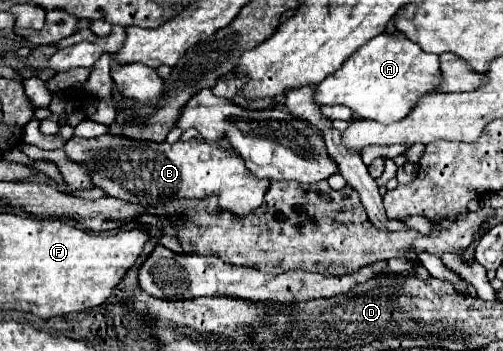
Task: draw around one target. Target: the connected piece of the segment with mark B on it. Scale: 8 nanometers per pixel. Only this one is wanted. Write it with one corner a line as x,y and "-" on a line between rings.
100,135
96,139
74,137
64,145
64,151
72,161
84,163
90,169
96,187
102,187
110,197
138,205
164,205
178,197
200,199
218,193
222,209
246,215
262,205
264,193
270,187
268,179
258,179
246,169
240,155
222,151
218,145
202,143
198,139
170,145
132,141
118,135

